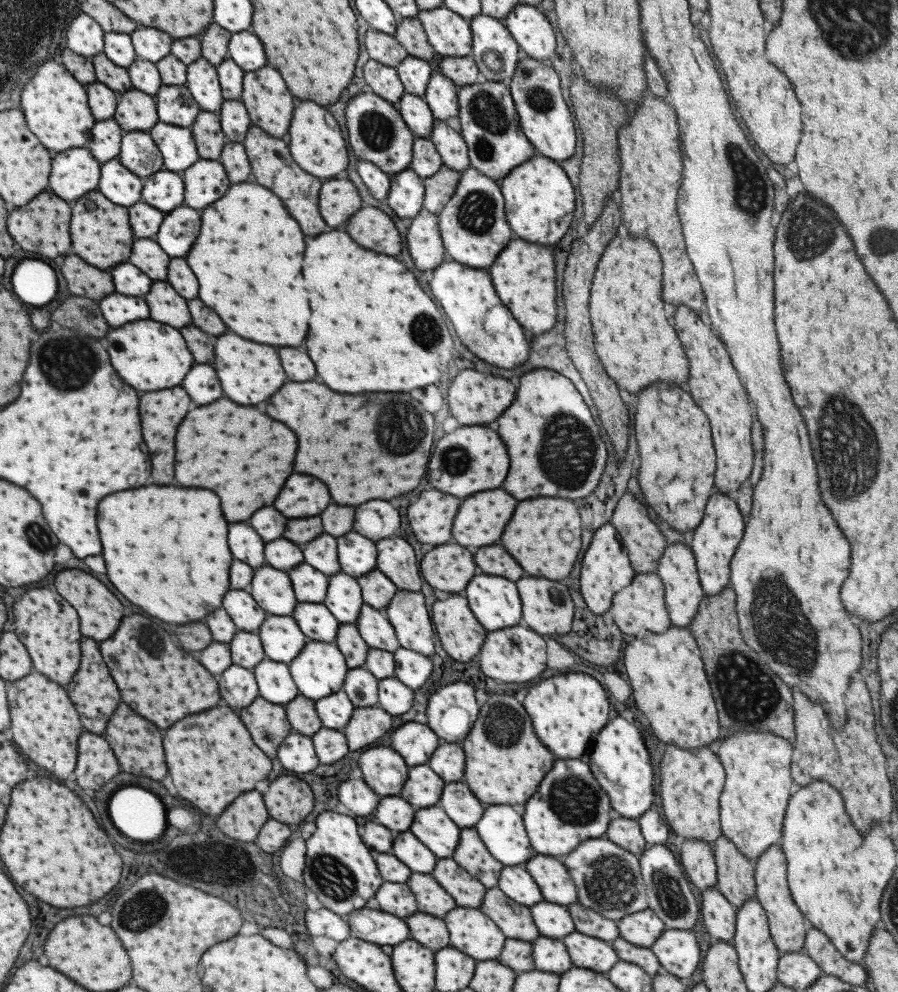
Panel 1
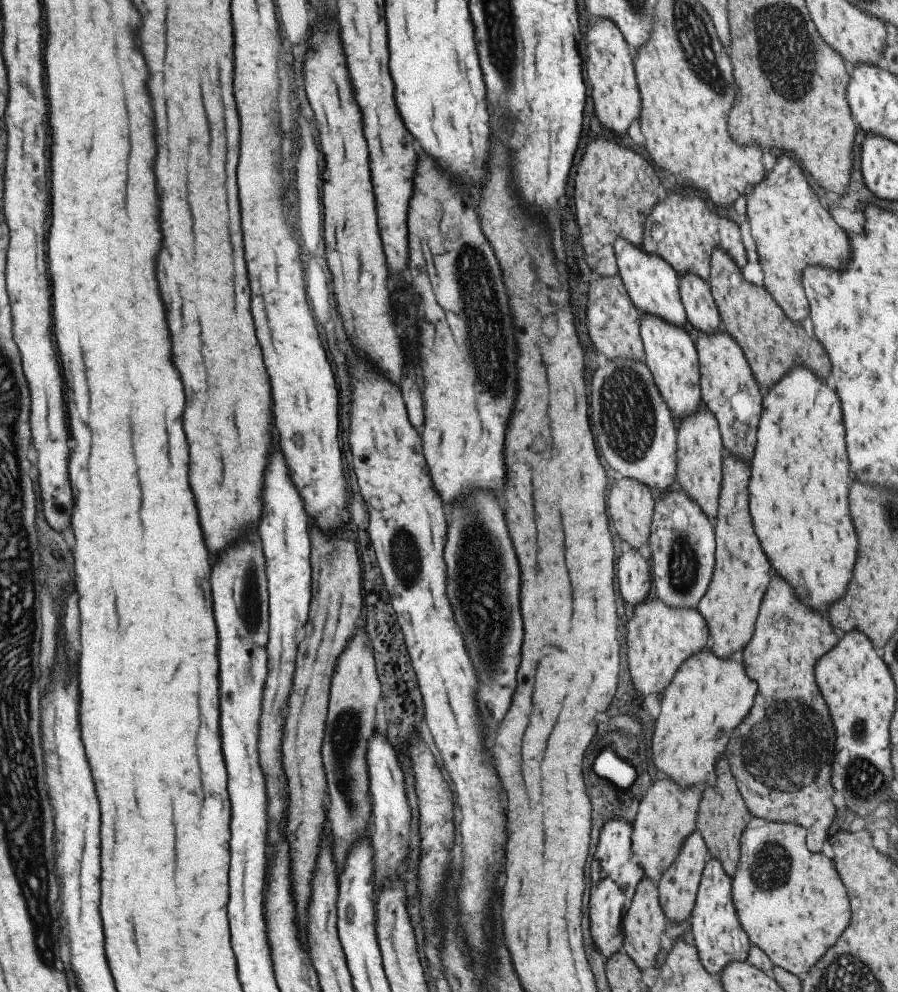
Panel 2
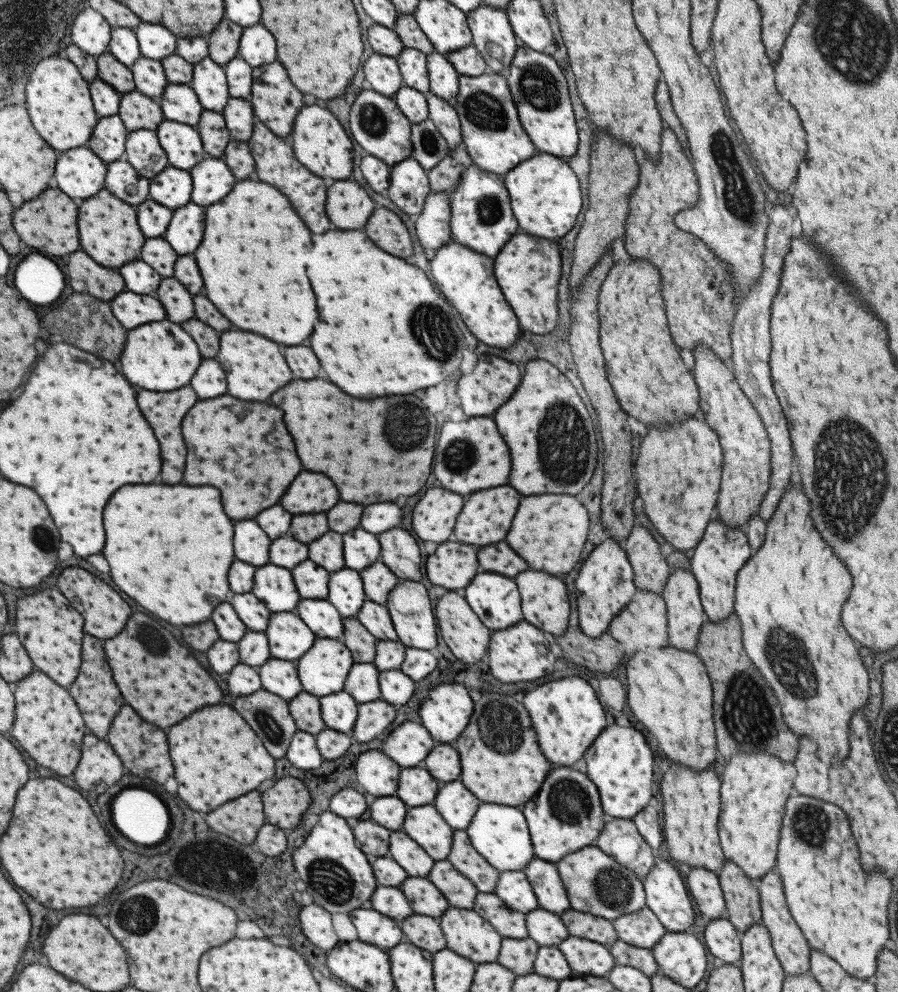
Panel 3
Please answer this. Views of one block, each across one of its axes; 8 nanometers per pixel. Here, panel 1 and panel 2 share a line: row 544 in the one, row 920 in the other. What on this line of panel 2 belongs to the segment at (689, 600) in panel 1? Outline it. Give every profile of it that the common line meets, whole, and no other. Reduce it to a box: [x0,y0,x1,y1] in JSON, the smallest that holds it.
[657,830,710,924]

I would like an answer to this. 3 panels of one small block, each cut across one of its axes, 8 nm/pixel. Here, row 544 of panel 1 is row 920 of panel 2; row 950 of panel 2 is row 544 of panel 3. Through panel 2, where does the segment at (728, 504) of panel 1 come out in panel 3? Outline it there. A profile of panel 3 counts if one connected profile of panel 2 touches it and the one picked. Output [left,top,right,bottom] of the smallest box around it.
[690,522,752,622]

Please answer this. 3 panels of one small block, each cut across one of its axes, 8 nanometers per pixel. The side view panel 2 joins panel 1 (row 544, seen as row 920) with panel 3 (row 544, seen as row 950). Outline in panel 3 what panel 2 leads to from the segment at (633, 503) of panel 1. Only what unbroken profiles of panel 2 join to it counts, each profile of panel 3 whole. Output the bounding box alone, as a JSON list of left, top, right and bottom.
[621,523,671,595]

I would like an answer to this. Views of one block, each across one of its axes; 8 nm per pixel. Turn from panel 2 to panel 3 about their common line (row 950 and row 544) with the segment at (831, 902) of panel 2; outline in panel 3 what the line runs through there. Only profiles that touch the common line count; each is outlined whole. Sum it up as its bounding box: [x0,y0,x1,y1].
[733,484,869,766]

